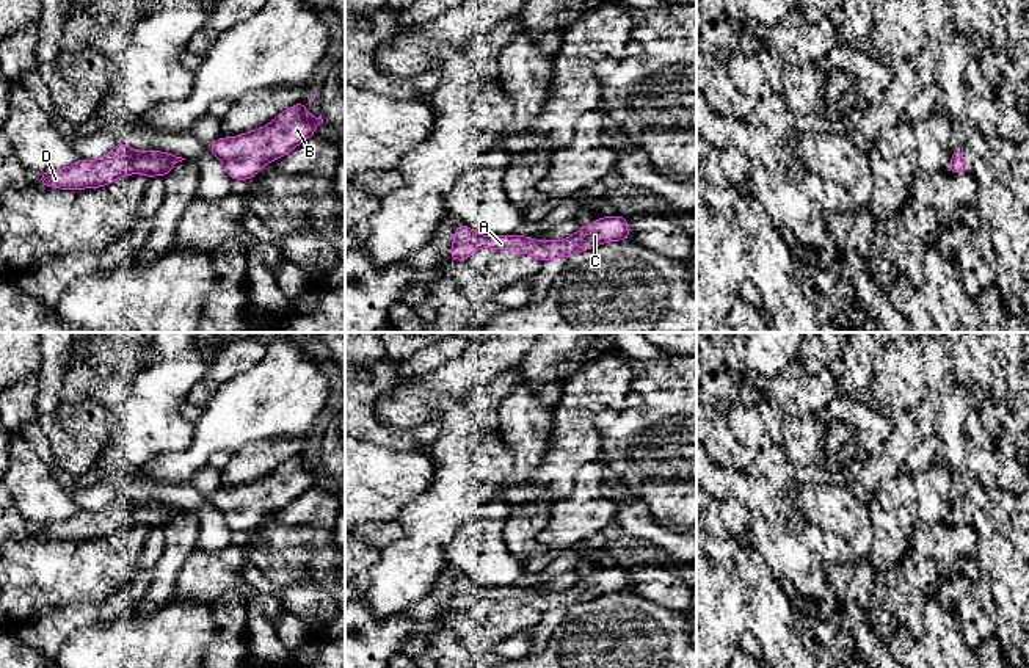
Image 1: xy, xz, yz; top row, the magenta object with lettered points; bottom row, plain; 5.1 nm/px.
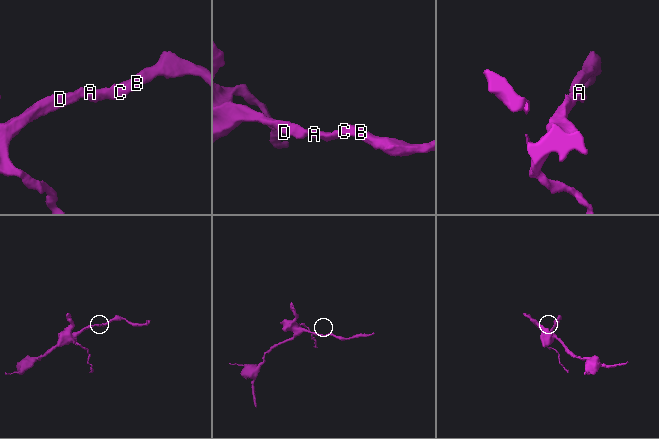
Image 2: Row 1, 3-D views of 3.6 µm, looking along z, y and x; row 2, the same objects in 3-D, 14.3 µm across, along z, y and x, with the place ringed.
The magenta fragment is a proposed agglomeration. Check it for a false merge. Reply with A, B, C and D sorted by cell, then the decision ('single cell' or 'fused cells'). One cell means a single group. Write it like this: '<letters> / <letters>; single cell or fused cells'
A B C D; single cell

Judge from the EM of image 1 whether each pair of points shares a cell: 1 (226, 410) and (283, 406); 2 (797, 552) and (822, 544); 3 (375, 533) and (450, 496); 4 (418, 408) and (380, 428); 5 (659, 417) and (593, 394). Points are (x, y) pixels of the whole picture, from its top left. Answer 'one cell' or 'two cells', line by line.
1: one cell
2: one cell
3: two cells
4: two cells
5: two cells

